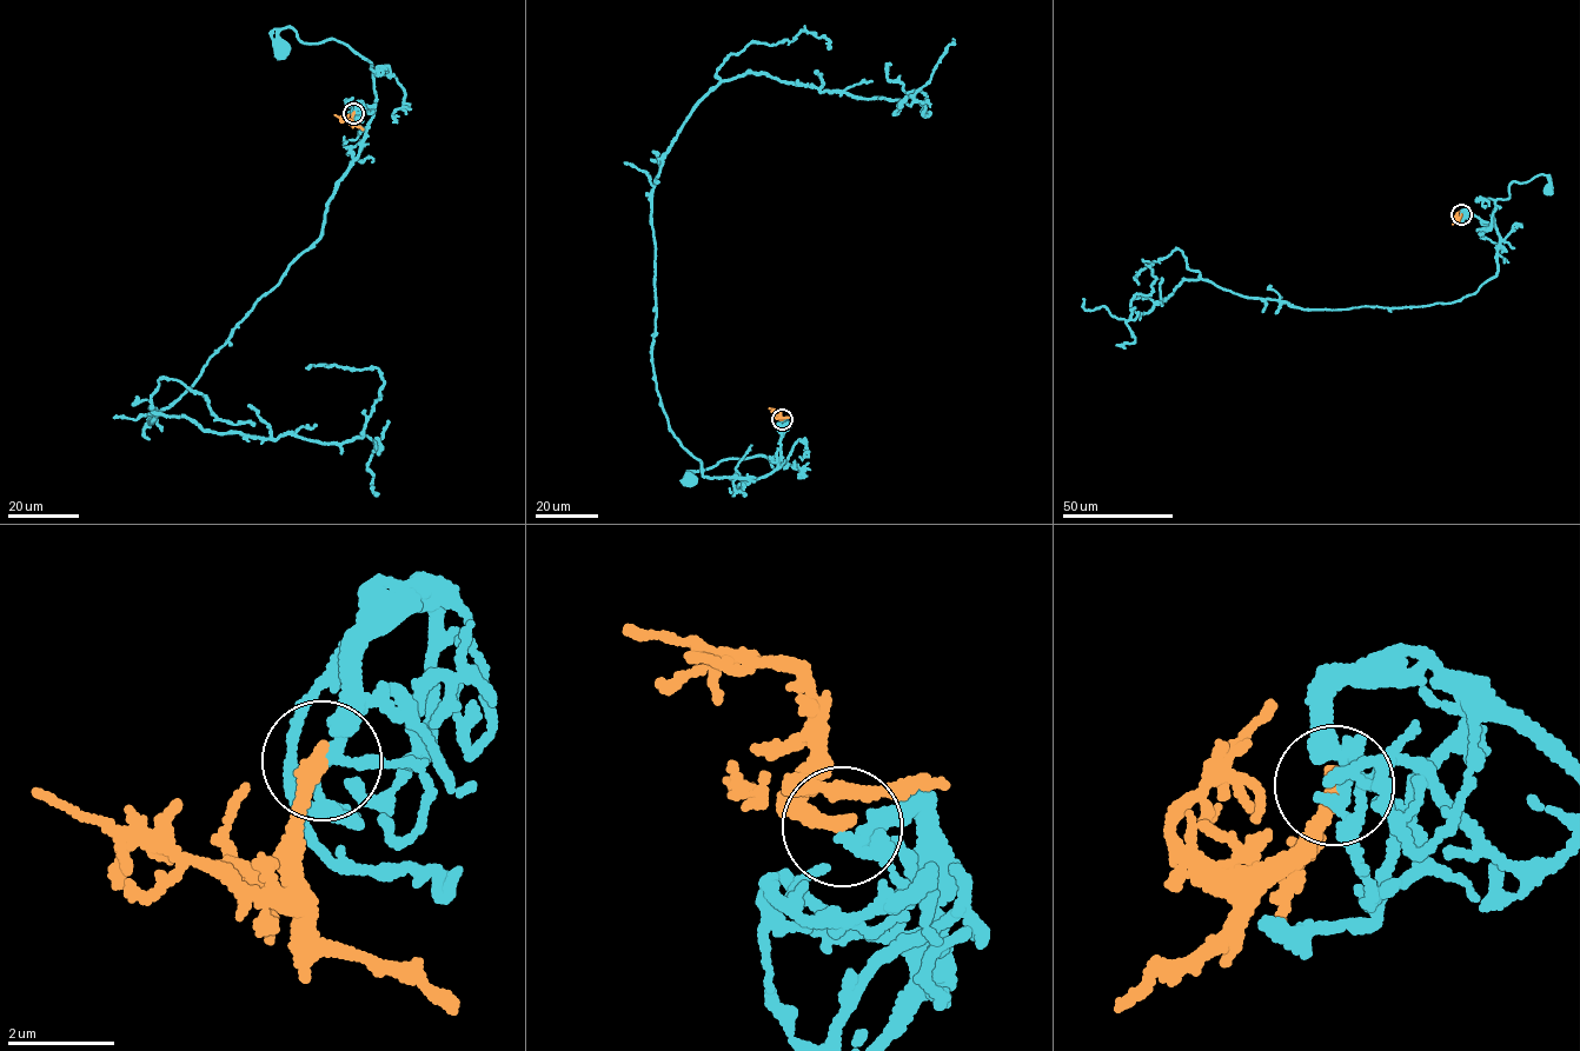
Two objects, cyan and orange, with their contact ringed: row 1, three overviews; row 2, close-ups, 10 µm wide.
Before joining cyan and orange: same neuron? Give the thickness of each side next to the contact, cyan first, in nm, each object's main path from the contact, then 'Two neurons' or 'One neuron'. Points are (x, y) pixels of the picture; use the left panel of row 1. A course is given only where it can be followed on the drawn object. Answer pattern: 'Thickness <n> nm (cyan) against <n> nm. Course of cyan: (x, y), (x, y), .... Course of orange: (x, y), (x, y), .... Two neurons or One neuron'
Thickness 190 nm (cyan) against 280 nm. Course of cyan: (353, 113), (376, 104), (367, 59), (331, 39), (305, 42), (289, 27), (278, 33), (280, 51). Course of orange: (353, 113), (350, 122), (334, 114). Two neurons

